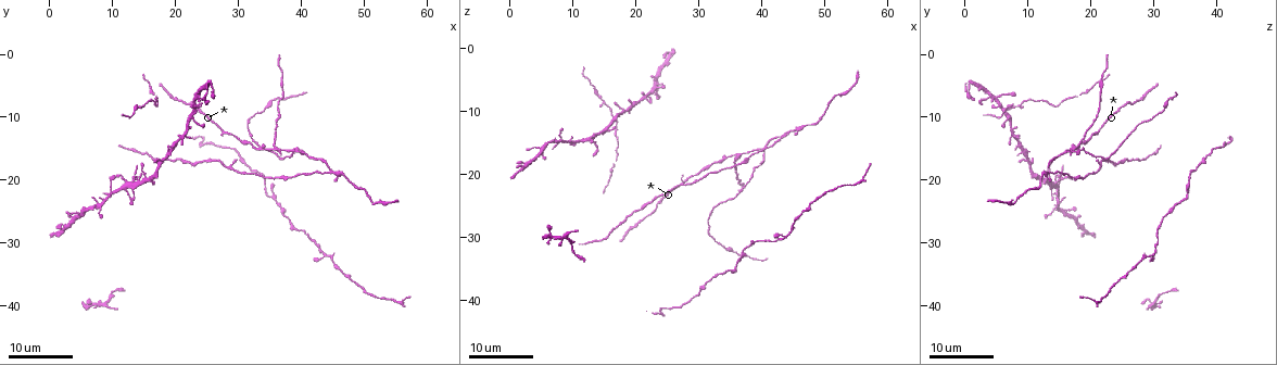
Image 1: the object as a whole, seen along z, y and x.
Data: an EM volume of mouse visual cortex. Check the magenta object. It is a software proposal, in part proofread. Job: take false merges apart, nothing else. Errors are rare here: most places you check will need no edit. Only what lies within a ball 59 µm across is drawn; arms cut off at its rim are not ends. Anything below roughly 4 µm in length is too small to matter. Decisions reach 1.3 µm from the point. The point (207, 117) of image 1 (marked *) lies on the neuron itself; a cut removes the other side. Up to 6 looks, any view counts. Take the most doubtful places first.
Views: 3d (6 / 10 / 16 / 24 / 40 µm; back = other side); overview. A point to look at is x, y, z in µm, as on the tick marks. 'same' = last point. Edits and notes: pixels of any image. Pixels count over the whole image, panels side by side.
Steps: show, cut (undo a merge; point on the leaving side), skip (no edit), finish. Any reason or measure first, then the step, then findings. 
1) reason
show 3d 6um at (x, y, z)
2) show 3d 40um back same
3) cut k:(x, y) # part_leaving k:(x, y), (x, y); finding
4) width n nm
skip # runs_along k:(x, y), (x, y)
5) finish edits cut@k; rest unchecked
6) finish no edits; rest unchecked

side arm on a straight run
show 3d 16um at (44.0, 18.5, 13.0)

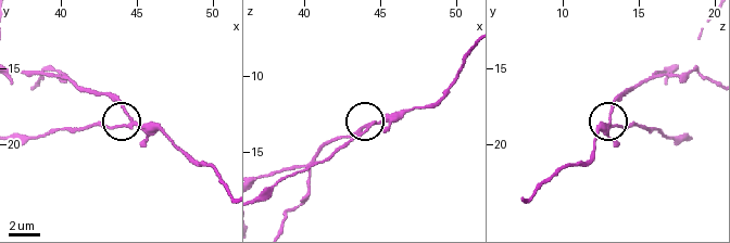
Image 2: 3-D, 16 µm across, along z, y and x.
show 3d 10um at (44.4, 18.6, 13.4)

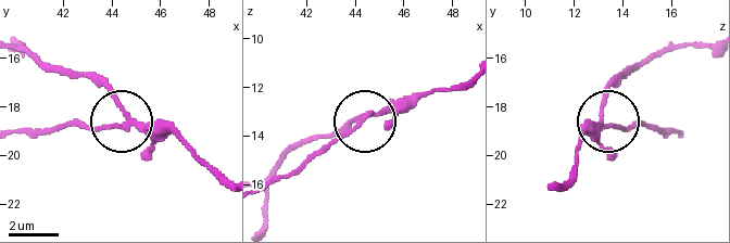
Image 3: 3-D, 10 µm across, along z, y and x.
side_arm 18 um
cut 3:(95, 131) # part_leaving 3:(123, 126), (19, 128); two neurons meet here

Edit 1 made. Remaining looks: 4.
show overview

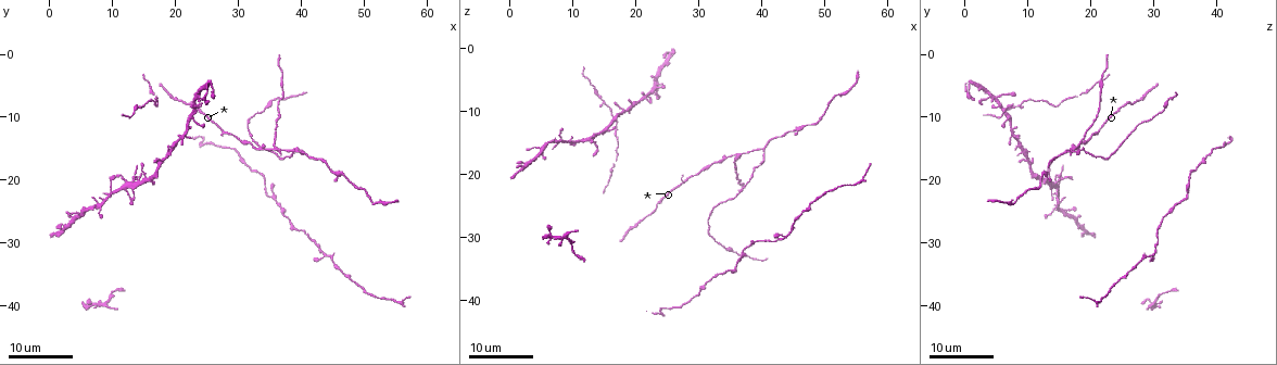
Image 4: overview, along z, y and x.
four arms meet
show 3d 16um at (36.0, 15.0, 18.0)

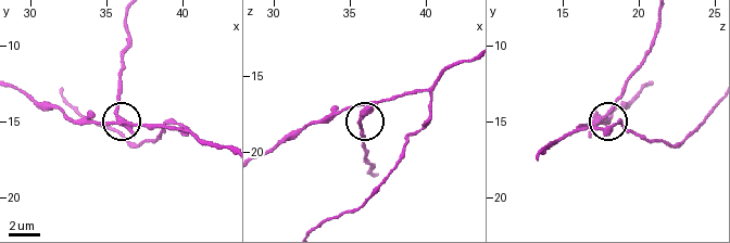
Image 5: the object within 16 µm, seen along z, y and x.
show 3d 10um at (36.0, 14.8, 17.4)

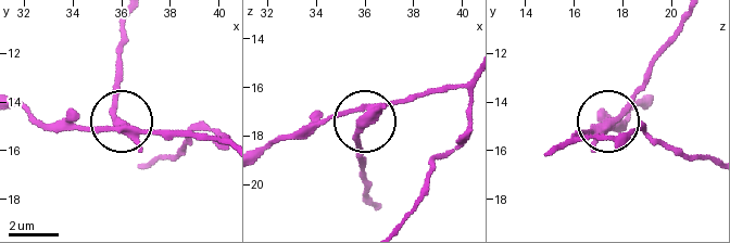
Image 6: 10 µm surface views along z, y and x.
width 310 nm
cut 6:(115, 112) # part_leaving 6:(129, 129), (117, 106), (124, 20); two neurons meet here

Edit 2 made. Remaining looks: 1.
finish edits cut@3, cut@6; rest unchecked

